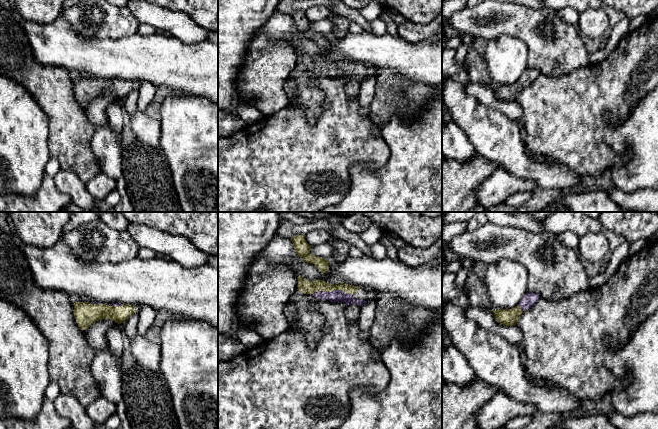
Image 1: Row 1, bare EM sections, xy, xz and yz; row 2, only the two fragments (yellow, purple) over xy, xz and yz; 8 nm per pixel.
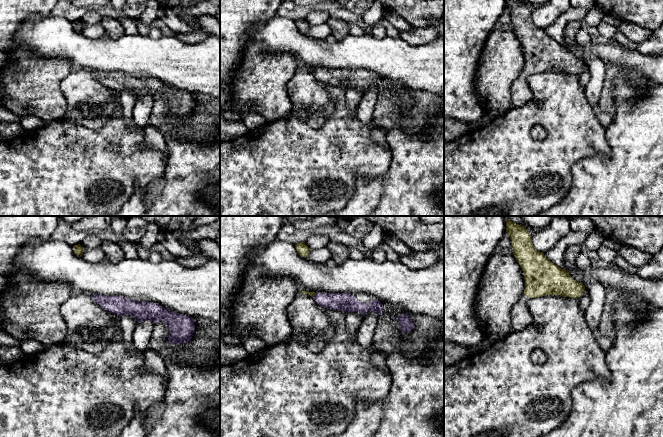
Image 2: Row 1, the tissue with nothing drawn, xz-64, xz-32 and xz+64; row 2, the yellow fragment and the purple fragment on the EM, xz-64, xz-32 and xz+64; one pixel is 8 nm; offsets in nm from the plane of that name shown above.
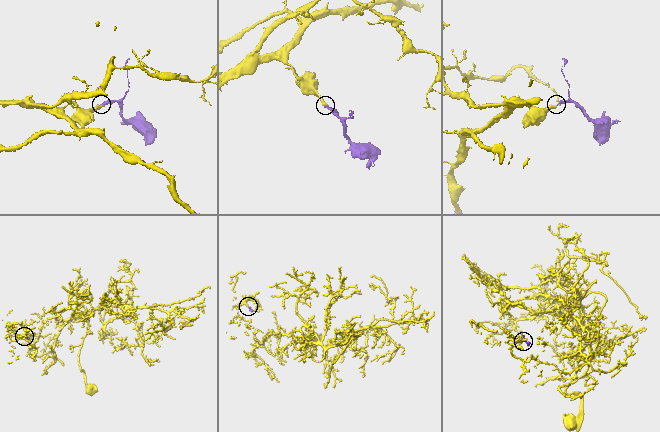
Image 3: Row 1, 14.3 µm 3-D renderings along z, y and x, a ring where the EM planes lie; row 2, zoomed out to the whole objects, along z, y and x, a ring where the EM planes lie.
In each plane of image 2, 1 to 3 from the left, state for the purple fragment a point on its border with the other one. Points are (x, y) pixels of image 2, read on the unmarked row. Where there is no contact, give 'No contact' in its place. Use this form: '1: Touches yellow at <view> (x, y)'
1: No contact
2: Touches yellow at xz-32 (314, 71)
3: No contact

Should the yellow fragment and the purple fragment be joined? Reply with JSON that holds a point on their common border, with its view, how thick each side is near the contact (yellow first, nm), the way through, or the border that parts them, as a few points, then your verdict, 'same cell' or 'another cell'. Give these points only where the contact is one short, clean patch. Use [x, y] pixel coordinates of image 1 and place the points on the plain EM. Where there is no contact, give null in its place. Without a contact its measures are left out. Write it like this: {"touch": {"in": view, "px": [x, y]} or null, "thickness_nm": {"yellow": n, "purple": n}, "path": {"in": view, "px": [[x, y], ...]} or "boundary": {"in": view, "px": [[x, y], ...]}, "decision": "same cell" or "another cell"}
{"touch": {"in": "xz", "px": [332, 66]}, "thickness_nm": {"yellow": 110, "purple": 100}, "path": {"in": "xz", "px": [[305, 62], [332, 66], [336, 71]]}, "decision": "same cell"}

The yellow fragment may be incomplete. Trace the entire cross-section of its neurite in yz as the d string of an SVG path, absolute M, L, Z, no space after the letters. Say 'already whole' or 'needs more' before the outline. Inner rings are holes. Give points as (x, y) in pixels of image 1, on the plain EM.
needs more; M527 68L519 80L511 85L493 86L496 97L506 102L515 102L523 88L530 85L540 72L537 69Z

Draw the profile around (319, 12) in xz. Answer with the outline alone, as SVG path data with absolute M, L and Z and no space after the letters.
M316 5L305 10L305 16L311 22L327 19L331 14L331 8L324 5Z

